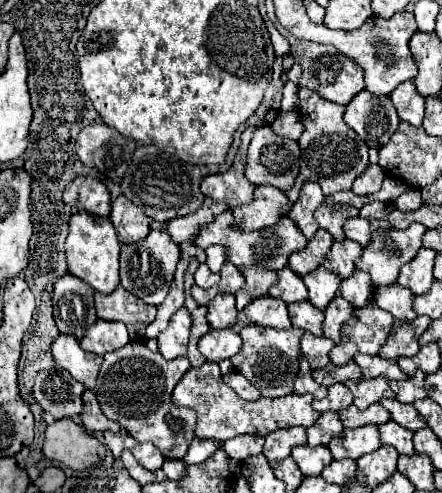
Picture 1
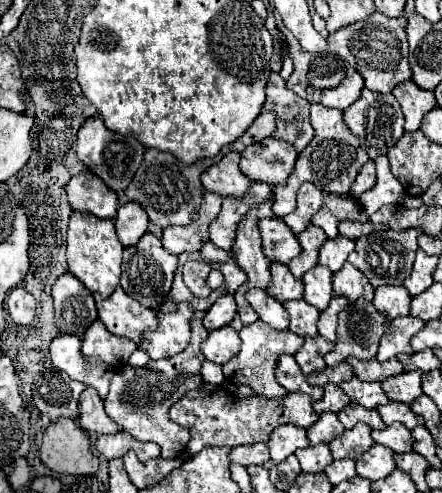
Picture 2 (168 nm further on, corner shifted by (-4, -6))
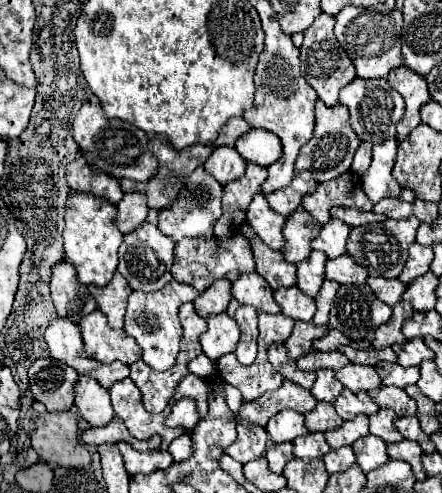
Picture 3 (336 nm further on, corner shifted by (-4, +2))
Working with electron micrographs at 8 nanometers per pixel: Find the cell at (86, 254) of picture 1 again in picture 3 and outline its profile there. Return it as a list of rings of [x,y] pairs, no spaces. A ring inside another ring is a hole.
[[[72,192],[66,200],[66,226],[64,226],[64,252],[66,260],[76,268],[76,278],[82,284],[104,286],[112,280],[118,266],[118,248],[122,232],[116,226],[116,206],[106,198],[96,198],[88,192]]]

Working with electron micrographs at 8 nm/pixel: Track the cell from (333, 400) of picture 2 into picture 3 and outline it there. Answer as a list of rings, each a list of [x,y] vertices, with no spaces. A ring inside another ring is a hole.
[[[320,368],[316,370],[316,382],[312,386],[312,396],[316,400],[324,400],[324,398],[332,398],[330,402],[336,400],[336,396],[340,394],[342,390],[342,384],[334,378],[334,372],[328,370],[328,368]]]

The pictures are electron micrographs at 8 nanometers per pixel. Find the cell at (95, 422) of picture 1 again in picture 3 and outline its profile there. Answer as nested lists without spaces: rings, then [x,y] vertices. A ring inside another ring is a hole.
[[[80,374],[74,386],[74,394],[76,394],[74,404],[78,408],[78,414],[90,426],[104,426],[114,418],[108,390],[102,388],[96,378]]]

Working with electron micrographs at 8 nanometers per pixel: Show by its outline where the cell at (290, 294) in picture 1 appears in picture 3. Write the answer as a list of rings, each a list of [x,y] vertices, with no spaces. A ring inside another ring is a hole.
[[[250,234],[250,244],[254,252],[256,272],[264,276],[264,280],[270,284],[272,290],[284,288],[284,286],[288,288],[296,284],[296,268],[294,264],[288,264],[284,260],[282,252],[268,248],[256,234]]]

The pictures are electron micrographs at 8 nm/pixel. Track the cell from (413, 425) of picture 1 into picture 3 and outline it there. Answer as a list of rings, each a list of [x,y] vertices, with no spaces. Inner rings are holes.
[[[382,386],[368,392],[380,408],[392,408],[396,416],[412,416],[416,414],[416,402],[396,386]]]

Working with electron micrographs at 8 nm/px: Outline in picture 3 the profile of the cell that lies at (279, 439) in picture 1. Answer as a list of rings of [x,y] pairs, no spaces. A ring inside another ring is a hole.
[[[284,410],[284,412],[278,412],[276,416],[272,416],[270,422],[266,424],[266,430],[276,444],[292,442],[296,436],[308,434],[308,430],[304,426],[304,416],[298,412],[292,412],[292,410]]]

